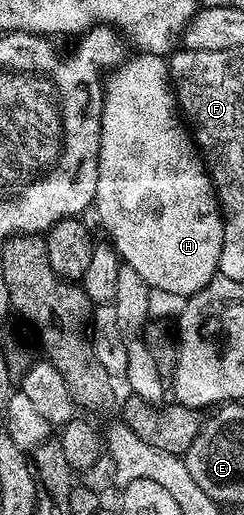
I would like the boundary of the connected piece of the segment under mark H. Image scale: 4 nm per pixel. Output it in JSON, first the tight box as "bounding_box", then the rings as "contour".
{"bounding_box":[95,53,225,297],"contour":[[[148,53],[132,59],[116,68],[105,83],[95,212],[124,266],[135,269],[151,289],[188,297],[218,274],[225,221],[205,161],[179,110],[168,62],[160,55]]]}

